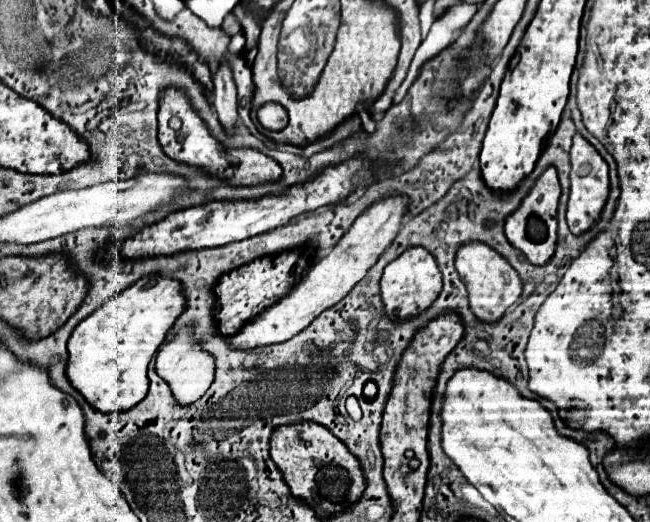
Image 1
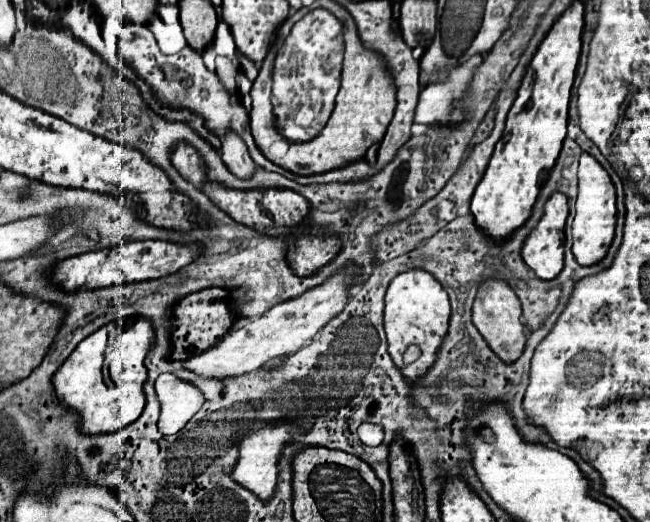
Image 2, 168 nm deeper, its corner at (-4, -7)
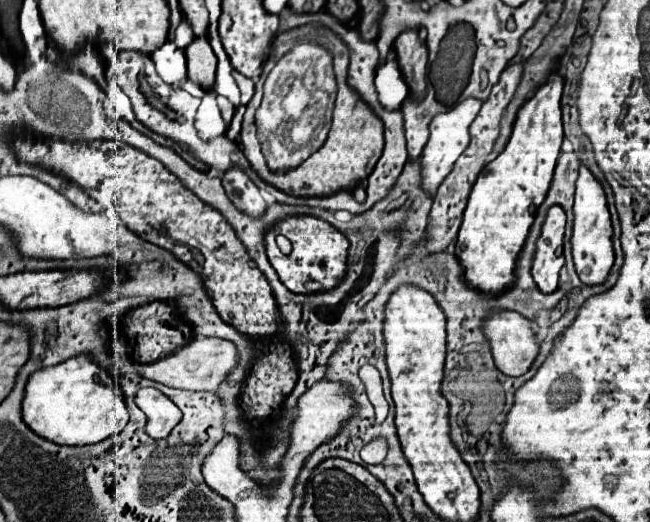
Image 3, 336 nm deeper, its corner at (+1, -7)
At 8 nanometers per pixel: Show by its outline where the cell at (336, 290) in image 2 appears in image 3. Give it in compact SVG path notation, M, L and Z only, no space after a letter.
M192 337L190 343L176 349L174 353L158 359L154 363L140 365L138 373L150 381L156 381L156 383L162 383L162 385L174 387L174 389L214 391L224 381L224 375L228 375L228 371L232 371L232 367L236 365L236 359L238 359L238 351L236 351L234 343L228 343L228 341L216 339L216 337Z

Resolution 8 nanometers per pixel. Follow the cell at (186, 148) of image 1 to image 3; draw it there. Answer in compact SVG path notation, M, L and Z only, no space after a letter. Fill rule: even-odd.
M300 215L300 217L288 217L280 223L276 223L276 229L268 231L266 235L266 251L272 267L276 269L280 281L294 293L322 293L330 291L336 285L342 283L346 277L346 261L348 261L348 239L340 235L330 223L324 223L322 219ZM276 235L284 235L292 243L292 253L284 255L276 245Z

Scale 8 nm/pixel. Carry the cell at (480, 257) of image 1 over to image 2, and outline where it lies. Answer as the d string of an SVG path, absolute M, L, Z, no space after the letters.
M493 277L483 279L473 303L473 325L483 335L487 345L497 355L501 355L501 359L507 359L507 363L517 359L517 355L521 355L521 347L525 347L525 333L519 317L521 317L521 301L515 295L513 287L503 279L493 279Z

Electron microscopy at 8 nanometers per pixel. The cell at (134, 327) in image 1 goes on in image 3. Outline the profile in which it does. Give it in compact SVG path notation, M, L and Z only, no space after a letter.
M88 355L34 371L22 399L24 423L42 439L58 445L92 445L118 433L128 419L126 403L108 371L96 367Z

